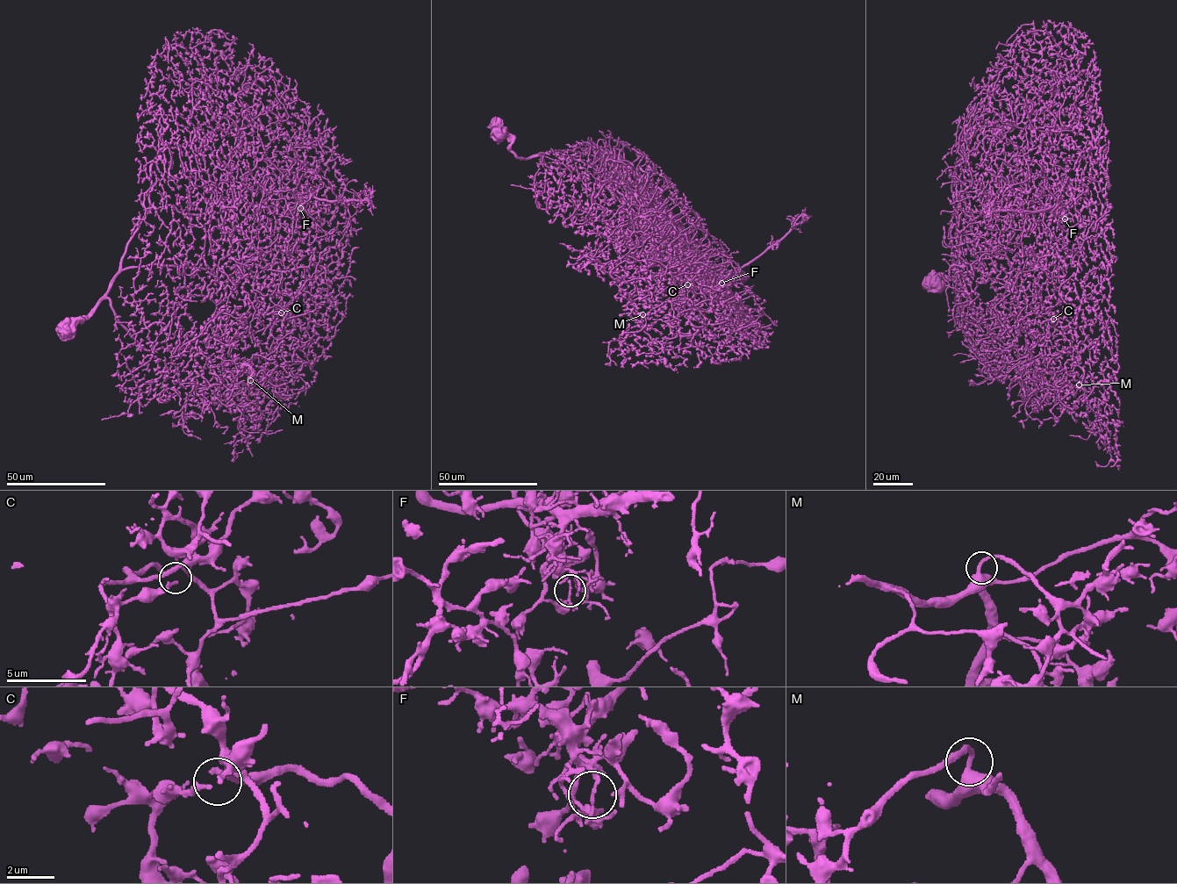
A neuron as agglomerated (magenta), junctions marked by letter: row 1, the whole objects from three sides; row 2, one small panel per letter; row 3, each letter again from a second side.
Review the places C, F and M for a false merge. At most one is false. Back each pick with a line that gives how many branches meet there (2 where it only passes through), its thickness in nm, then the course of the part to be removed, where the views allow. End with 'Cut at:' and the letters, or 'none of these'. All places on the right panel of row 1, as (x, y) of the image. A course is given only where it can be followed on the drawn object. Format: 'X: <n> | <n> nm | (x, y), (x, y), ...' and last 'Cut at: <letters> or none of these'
F: 2 | 170 nm | (1065, 219), (1062, 208), (1072, 206), (1073, 194), (1064, 192), (1052, 179), (1046, 177), (1039, 197), (1038, 215)
Cut at: F

